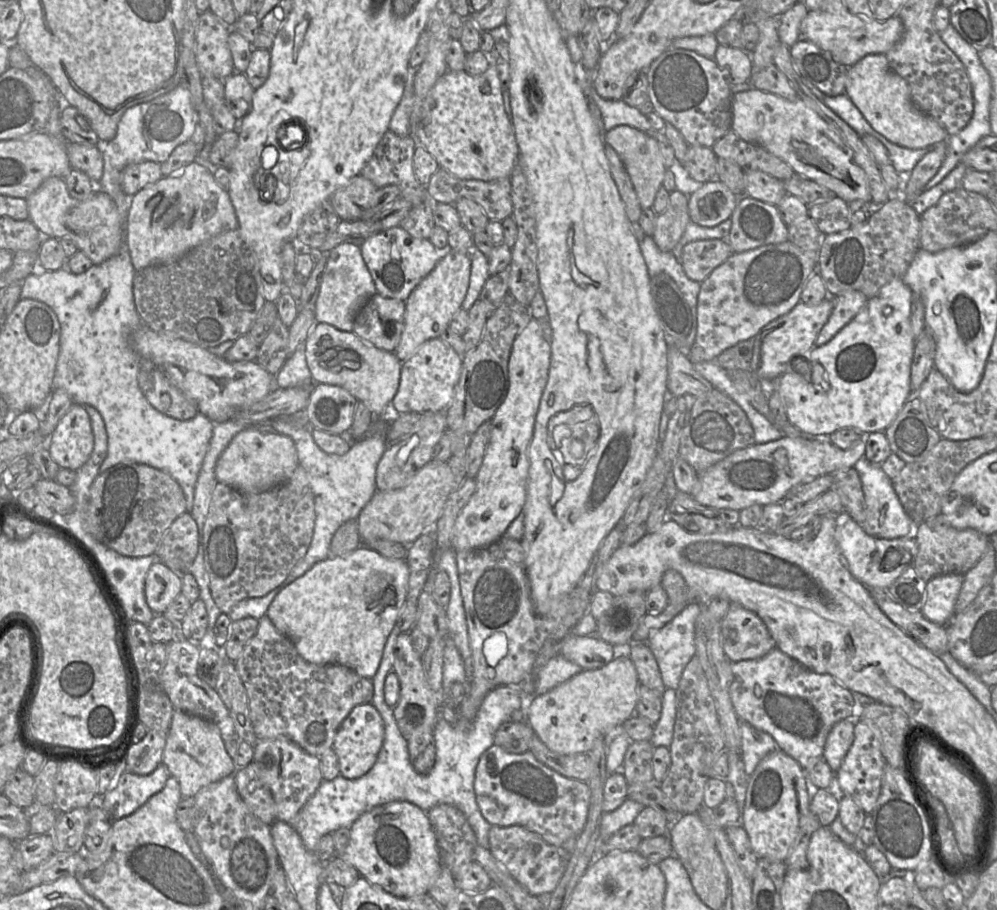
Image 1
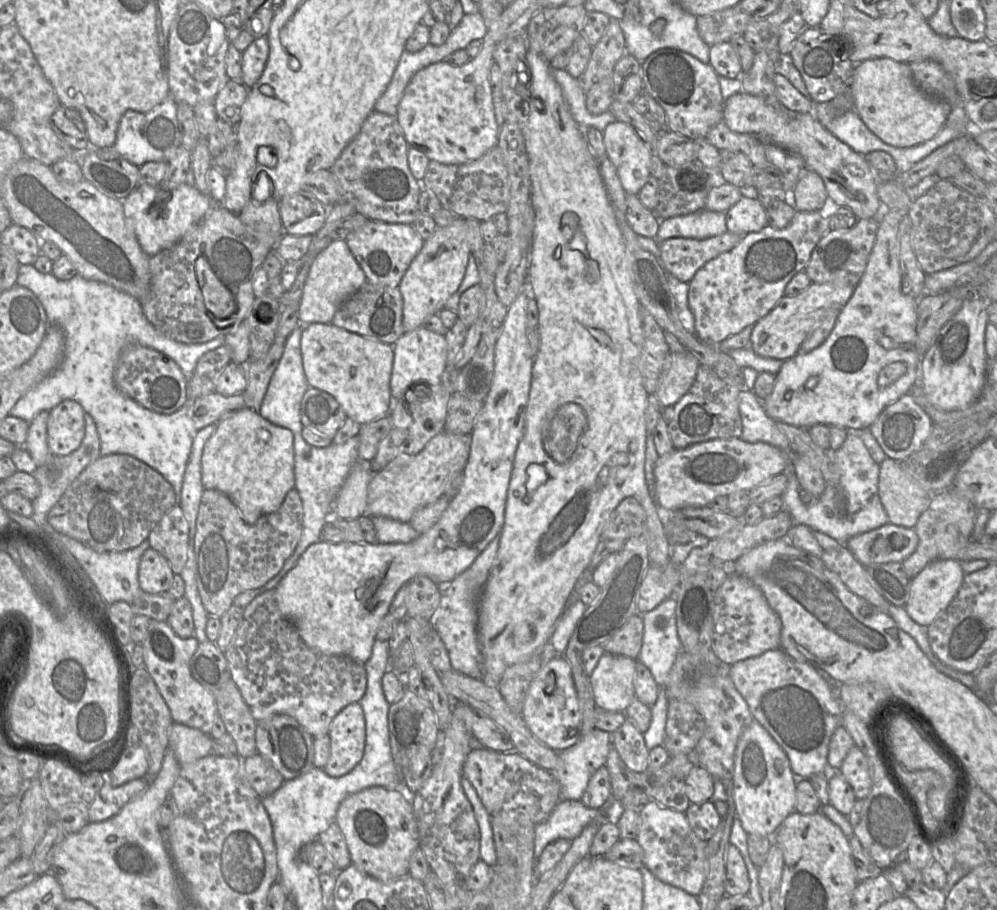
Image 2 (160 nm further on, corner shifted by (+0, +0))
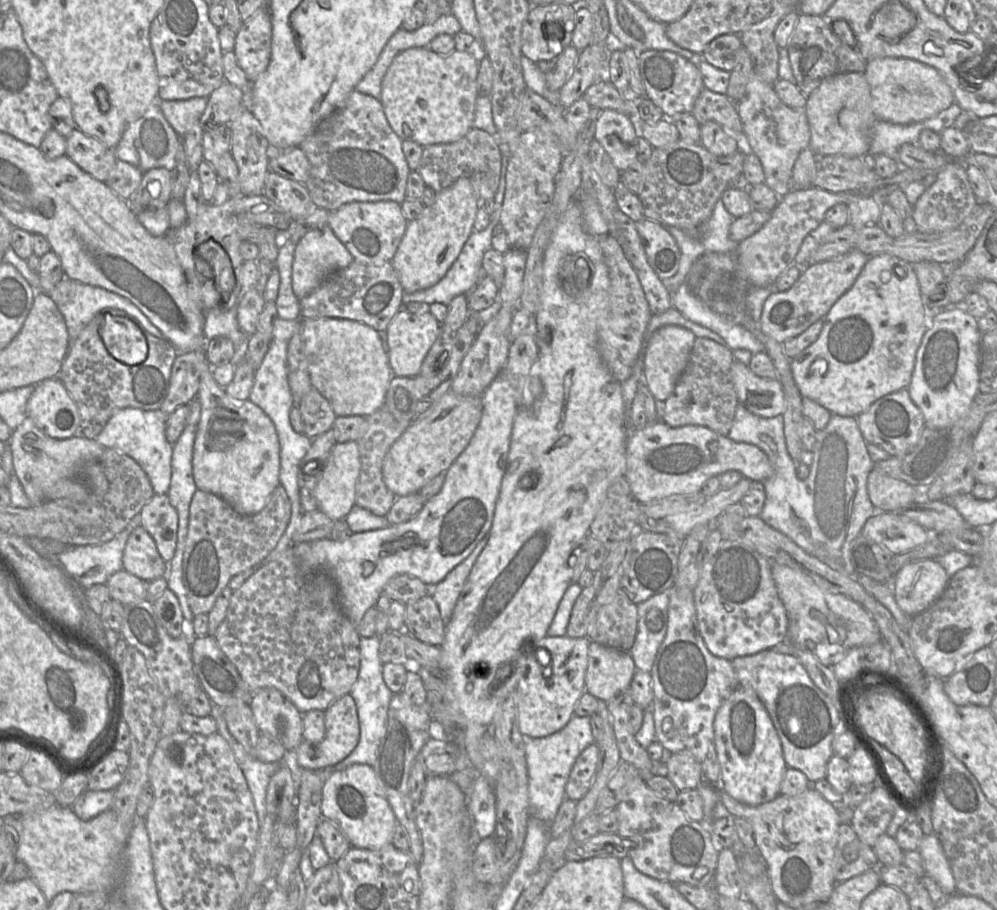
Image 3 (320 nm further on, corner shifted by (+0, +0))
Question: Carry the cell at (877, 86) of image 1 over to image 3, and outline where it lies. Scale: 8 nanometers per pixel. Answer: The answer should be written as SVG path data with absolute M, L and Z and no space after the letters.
M879 57L867 62L865 78L876 119L894 124L922 122L950 107L955 99L950 86L932 66L910 58Z

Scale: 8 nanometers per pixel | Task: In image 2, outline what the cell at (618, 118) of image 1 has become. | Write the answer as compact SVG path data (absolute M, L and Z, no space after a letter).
M551 69L551 74L561 87L572 117L580 127L595 127L603 131L608 124L617 121L609 110L599 115L591 114L586 108L586 92L580 80L572 77L565 69Z

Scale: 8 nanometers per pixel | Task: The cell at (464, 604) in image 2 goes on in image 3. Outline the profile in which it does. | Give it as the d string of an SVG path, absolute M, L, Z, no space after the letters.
M488 534L479 541L466 559L452 569L441 582L431 587L431 595L438 606L444 624L450 621L471 569L487 542Z

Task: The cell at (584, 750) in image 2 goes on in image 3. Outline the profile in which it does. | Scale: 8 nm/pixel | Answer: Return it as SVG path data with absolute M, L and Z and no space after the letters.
M574 715L561 730L545 737L533 738L523 735L528 770L530 815L550 827L558 809L565 800L565 785L573 764L579 754L594 743L589 717Z

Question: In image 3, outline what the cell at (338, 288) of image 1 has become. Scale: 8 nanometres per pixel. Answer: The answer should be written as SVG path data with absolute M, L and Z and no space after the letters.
M330 226L305 233L295 248L292 264L292 287L298 300L317 288L329 275L346 268L354 257L332 231Z

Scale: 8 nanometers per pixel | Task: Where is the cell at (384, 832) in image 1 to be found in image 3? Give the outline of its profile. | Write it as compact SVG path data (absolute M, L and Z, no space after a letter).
M353 764L333 773L324 782L321 813L322 818L331 821L346 836L351 846L369 850L379 850L392 843L398 822L374 769L367 764Z

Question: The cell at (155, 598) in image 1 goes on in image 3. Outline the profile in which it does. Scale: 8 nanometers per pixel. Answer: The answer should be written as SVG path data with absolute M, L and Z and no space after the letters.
M137 526L129 535L123 552L123 570L150 582L165 576L168 568L150 534Z

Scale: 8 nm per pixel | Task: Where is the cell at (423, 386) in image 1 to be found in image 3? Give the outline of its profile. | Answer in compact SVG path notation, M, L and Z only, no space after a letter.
M404 308L397 312L385 330L389 348L389 366L394 376L414 377L419 375L422 362L439 334L440 324L431 312L413 314Z

